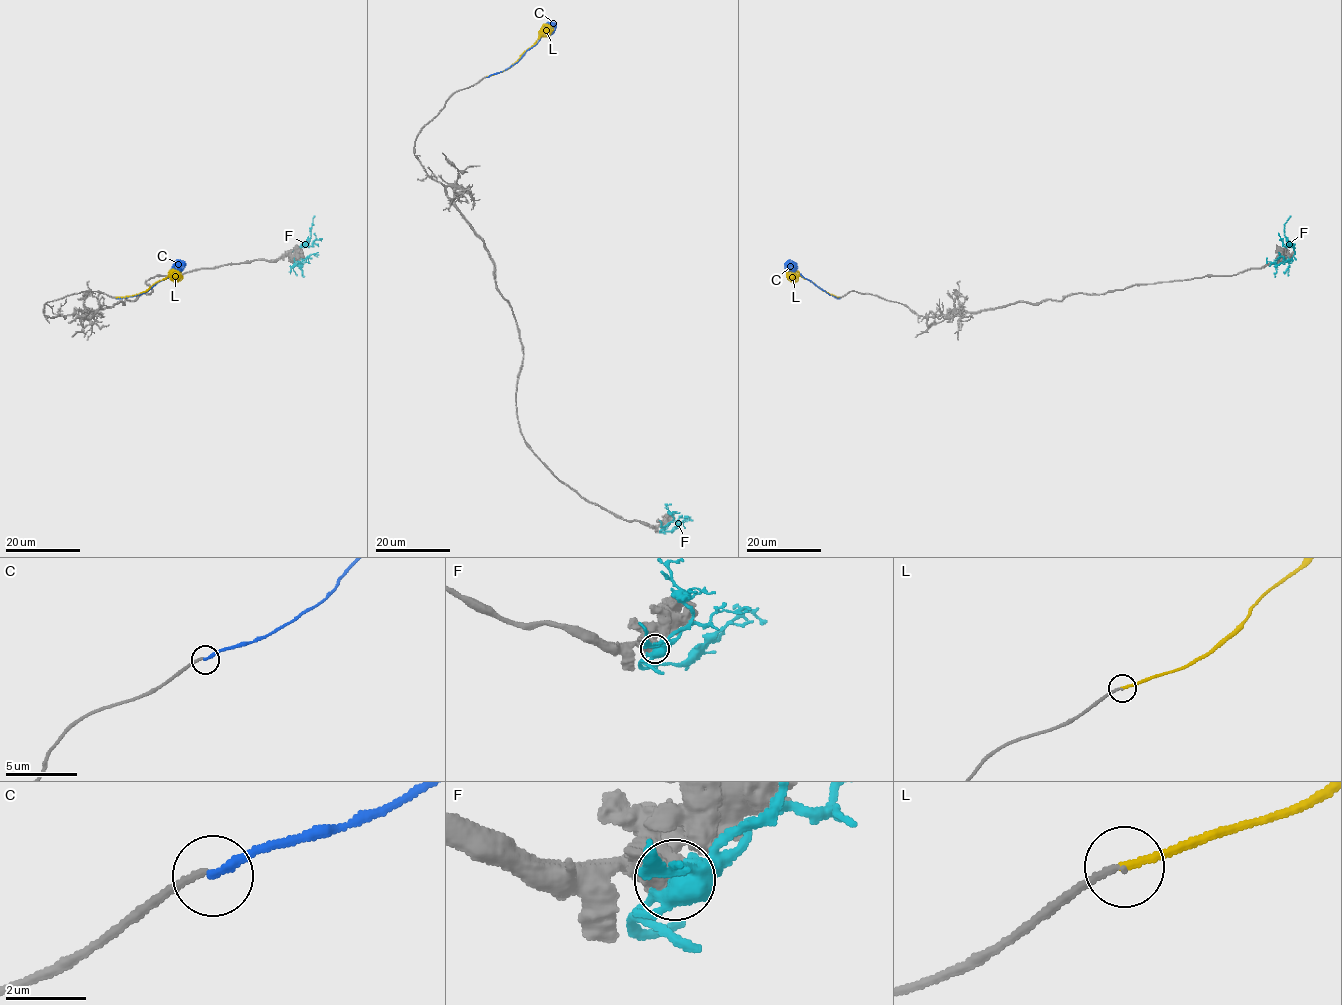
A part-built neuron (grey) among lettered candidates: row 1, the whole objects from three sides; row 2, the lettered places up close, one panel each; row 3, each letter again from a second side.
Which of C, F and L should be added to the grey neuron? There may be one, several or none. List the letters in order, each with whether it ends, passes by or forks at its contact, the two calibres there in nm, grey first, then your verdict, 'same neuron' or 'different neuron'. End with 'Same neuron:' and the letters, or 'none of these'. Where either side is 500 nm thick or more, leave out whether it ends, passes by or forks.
C: it ends; calibres 160 and 200 nm; different neuron
F: calibres 800 and 500 nm; different neuron
L: it ends; calibres 160 and 200 nm; same neuron
Same neuron: L

